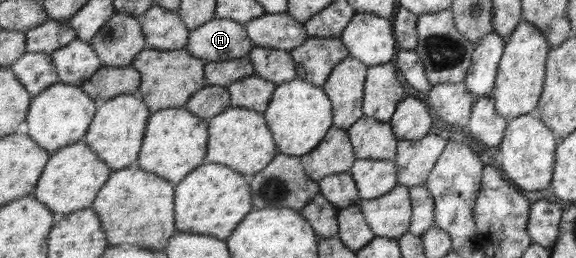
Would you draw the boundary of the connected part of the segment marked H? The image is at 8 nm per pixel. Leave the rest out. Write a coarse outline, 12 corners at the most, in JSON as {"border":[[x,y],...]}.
{"border":[[217,18],[190,32],[186,50],[206,61],[249,55],[246,27]]}

